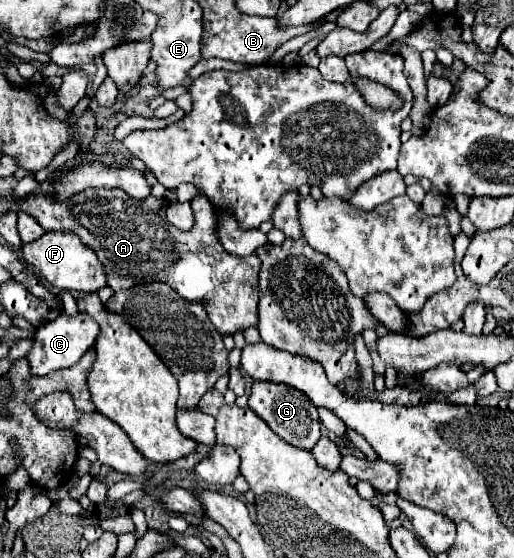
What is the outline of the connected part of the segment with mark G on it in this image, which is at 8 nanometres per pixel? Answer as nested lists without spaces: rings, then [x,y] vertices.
[[[253,382],[251,386],[251,394],[249,394],[249,408],[267,422],[267,426],[281,436],[285,442],[311,450],[321,432],[319,432],[319,416],[317,416],[317,408],[311,404],[311,400],[303,394],[297,392],[295,388],[287,386],[287,384],[277,384],[277,382]]]

